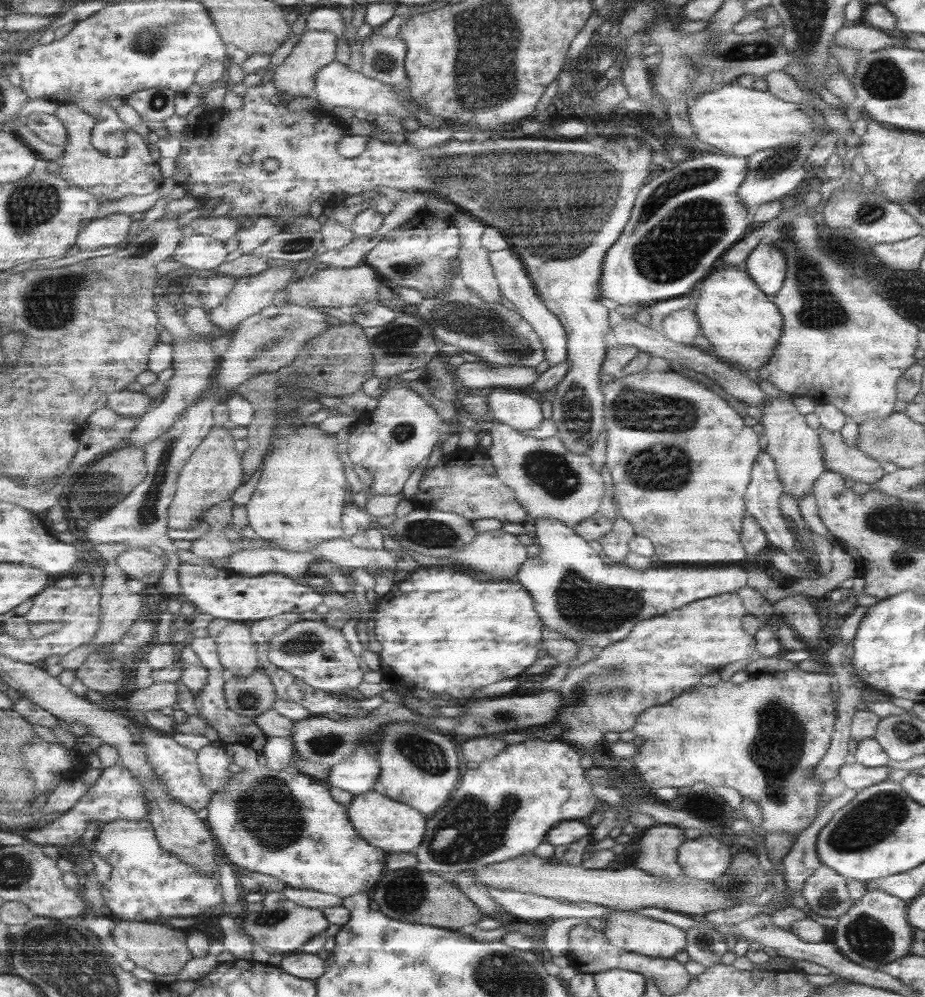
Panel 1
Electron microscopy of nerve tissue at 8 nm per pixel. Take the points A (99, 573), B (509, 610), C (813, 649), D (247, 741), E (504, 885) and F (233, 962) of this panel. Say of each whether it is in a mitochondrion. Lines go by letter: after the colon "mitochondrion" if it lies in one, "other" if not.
A: other
B: other
C: other
D: other
E: other
F: other

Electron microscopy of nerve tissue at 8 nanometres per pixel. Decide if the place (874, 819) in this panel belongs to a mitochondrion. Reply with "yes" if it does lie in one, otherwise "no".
yes

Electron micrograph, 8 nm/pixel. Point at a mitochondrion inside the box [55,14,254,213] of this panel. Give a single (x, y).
(145, 43)

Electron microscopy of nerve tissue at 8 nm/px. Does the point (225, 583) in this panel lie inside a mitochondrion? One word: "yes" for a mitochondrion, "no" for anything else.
no

